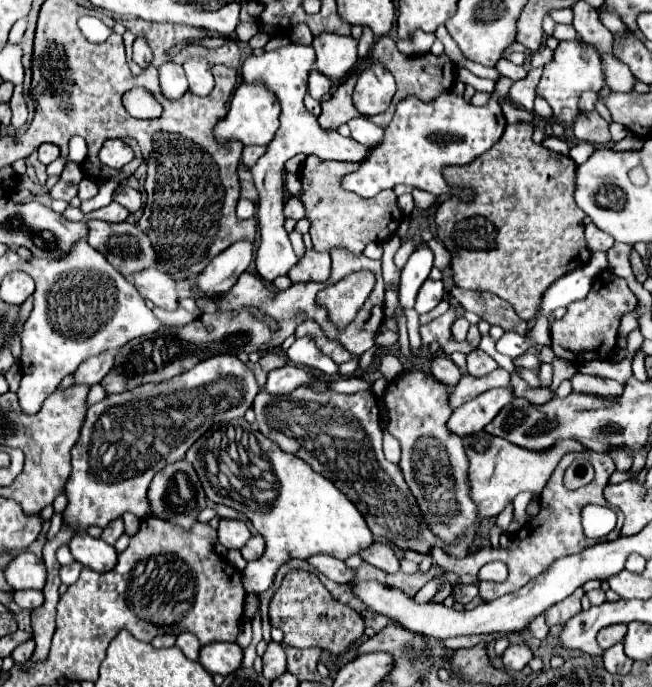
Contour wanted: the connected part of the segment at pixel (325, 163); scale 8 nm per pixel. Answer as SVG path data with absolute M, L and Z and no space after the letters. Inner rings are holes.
M308 156L302 166L302 192L294 198L304 204L306 218L310 220L312 244L318 252L330 252L344 246L344 250L350 250L352 254L362 254L368 242L384 242L394 236L400 226L400 208L392 190L378 192L374 198L362 198L354 192L342 190L342 178L358 170L358 166L360 162L334 162L314 156Z

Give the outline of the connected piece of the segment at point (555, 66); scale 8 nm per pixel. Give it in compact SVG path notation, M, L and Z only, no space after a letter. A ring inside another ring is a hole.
M572 40L572 42L560 42L558 48L554 50L552 62L548 62L542 70L536 96L544 98L550 104L556 122L564 126L572 126L574 120L580 116L580 108L578 108L580 96L588 90L600 90L602 86L604 86L604 74L600 66L600 54L596 52L594 46L582 44L582 40Z

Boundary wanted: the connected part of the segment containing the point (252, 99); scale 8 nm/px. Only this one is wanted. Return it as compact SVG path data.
M240 84L232 94L228 114L214 126L214 140L218 140L218 144L238 140L244 146L266 146L274 138L274 132L278 130L278 116L280 106L266 86Z

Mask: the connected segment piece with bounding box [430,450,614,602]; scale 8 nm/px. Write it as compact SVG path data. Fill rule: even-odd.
M570 452L566 454L560 464L556 466L554 474L550 476L550 482L546 484L546 488L542 490L540 494L540 512L538 516L530 518L530 522L526 522L520 532L516 532L510 540L510 546L508 548L482 548L466 558L448 558L444 554L444 550L436 544L432 546L430 550L430 556L434 562L438 562L442 568L446 568L448 572L456 572L460 574L460 582L462 584L476 584L478 586L478 592L480 592L480 598L484 602L492 602L494 598L500 598L502 594L510 594L514 590L520 590L524 582L532 580L534 576L542 574L544 568L548 568L554 560L562 558L562 556L568 556L572 552L582 552L584 548L592 546L596 540L590 540L582 534L582 526L580 526L580 508L584 504L608 504L606 498L602 496L602 490L604 486L608 484L608 478L610 474L614 472L614 462L608 454L598 454L598 452L584 452L584 454L578 454L578 452ZM576 458L586 458L588 462L594 464L594 480L578 490L568 490L564 486L564 472L568 468L568 464L572 464ZM492 560L500 560L508 566L508 578L506 582L502 584L490 584L490 582L480 582L478 584L478 570L482 568L482 564L486 562L492 562Z

